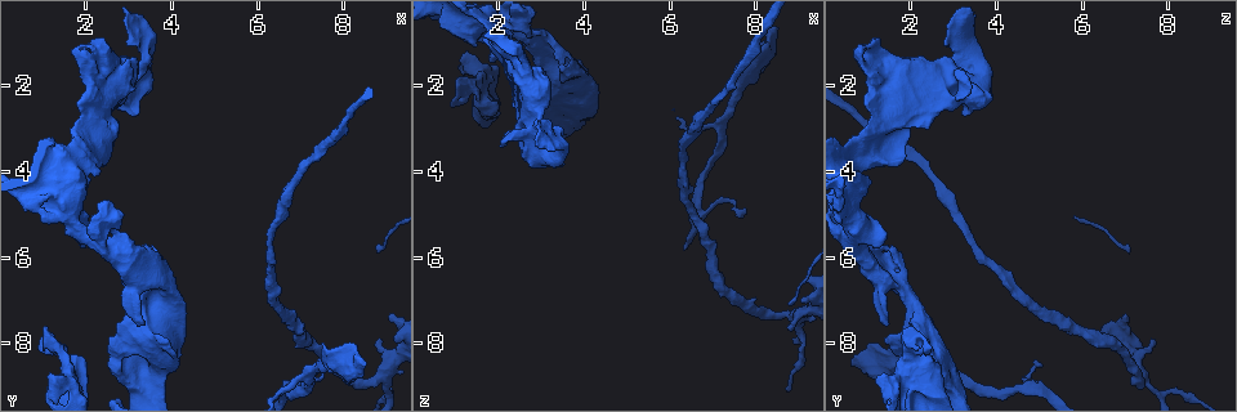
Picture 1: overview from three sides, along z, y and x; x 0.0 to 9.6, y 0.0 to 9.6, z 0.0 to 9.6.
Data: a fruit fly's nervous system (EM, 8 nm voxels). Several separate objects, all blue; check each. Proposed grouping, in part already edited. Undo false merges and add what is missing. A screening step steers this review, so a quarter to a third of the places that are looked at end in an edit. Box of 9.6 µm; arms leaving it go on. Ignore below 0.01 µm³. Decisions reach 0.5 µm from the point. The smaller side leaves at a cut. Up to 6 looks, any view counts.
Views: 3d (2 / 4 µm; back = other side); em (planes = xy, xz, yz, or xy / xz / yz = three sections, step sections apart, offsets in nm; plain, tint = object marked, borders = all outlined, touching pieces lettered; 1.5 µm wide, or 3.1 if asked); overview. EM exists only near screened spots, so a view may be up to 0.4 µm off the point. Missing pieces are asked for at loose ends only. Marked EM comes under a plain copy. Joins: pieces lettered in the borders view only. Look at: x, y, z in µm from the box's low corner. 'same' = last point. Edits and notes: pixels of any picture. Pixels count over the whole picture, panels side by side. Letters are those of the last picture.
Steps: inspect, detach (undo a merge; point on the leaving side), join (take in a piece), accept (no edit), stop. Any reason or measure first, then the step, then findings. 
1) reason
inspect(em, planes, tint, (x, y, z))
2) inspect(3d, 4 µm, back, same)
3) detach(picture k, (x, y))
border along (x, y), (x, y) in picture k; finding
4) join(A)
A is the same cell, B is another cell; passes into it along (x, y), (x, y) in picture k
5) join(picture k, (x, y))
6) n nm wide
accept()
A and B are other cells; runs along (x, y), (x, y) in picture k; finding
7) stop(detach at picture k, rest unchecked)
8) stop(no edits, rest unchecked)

branch stops here
inspect(3d, 4 µm, (8.55, 8.40, 0.70))

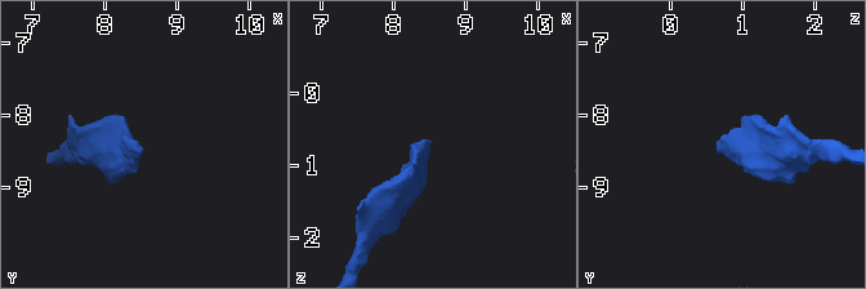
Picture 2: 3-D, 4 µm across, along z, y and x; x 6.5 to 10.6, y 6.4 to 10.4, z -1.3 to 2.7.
need the tissue
inspect(em, xz, step 4, borders, (8.45, 8.35, 0.65))

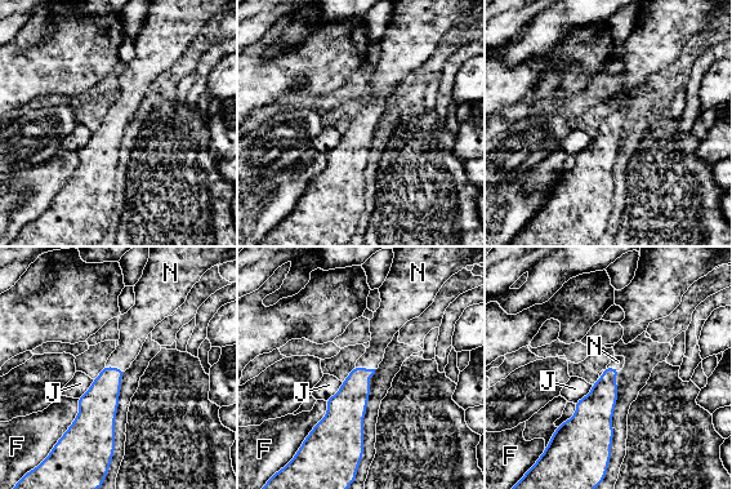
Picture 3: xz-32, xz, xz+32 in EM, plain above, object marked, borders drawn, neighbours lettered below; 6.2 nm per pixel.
another direction
inspect(em, planes, borders, same)

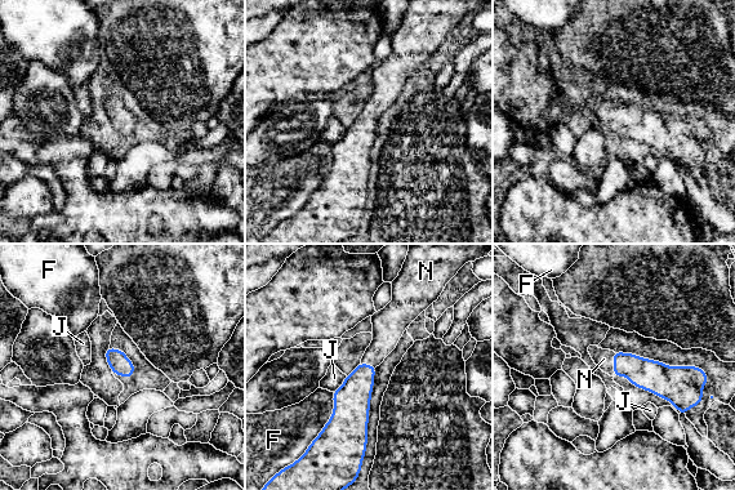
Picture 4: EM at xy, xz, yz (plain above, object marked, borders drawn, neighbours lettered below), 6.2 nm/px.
join(N)
N is the same cell, F and J are other cells; passes into it along (651, 375), (614, 364), (604, 359) in picture 4; it goes on there

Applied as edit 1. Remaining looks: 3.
inspect(3d, 2 µm, (2.90, 0.60, 2.80))

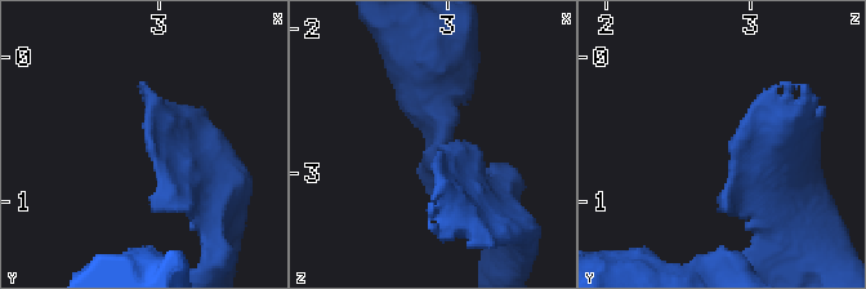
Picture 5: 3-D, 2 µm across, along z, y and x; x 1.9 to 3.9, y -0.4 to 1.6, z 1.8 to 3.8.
inspect(em, xz, step 8, borders, (2.94, 0.60, 2.86))

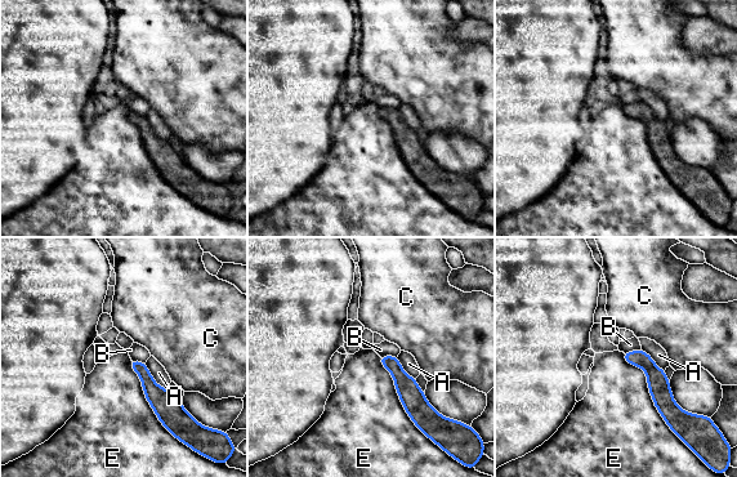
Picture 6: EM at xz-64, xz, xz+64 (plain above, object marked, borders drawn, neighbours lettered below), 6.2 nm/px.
accept()
A, B, C and E are other cells; border along (379, 355), (397, 356) in picture 6; no lettered piece goes on from it

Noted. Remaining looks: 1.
stop(join at picture 4, rest unchecked)

